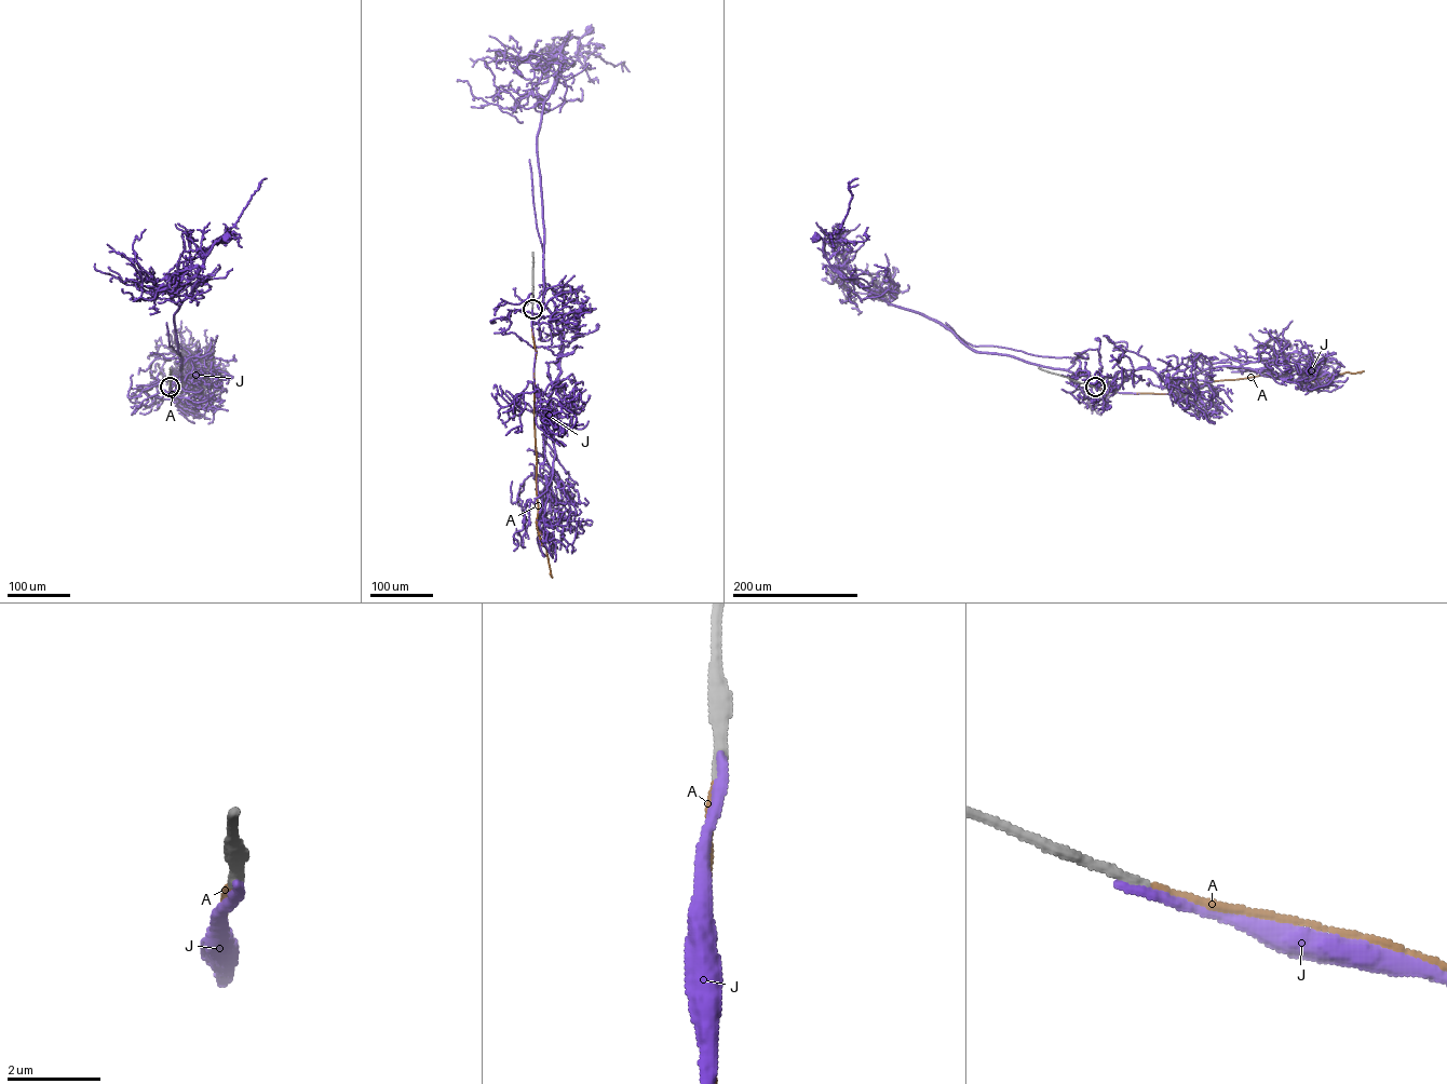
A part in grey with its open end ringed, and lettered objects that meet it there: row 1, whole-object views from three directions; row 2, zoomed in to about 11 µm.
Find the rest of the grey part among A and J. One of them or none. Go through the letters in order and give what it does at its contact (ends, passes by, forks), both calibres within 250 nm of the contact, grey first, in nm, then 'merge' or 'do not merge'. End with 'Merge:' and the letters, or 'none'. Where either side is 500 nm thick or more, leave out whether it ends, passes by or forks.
A: it ends; calibres 240 and 130 nm; merge
J: it ends; calibres 280 and 240 nm; do not merge
Merge: A

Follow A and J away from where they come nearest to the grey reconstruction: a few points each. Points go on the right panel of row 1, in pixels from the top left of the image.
A: (1094, 387), (1124, 393), (1171, 393), (1216, 381), (1262, 375), (1315, 381), (1363, 370)
J: (1094, 387), (1171, 393), (1209, 370), (1170, 382), (1145, 368), (1093, 377), (975, 352), (846, 278), (816, 238)

